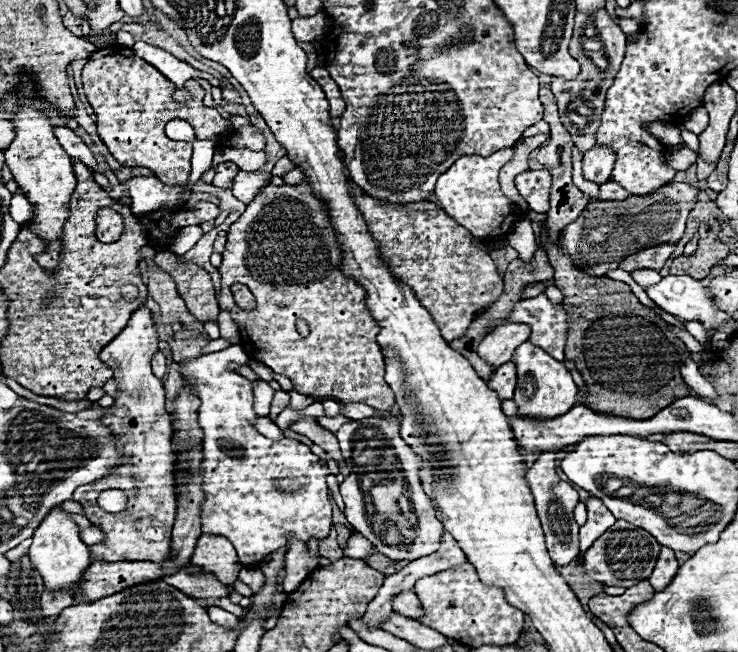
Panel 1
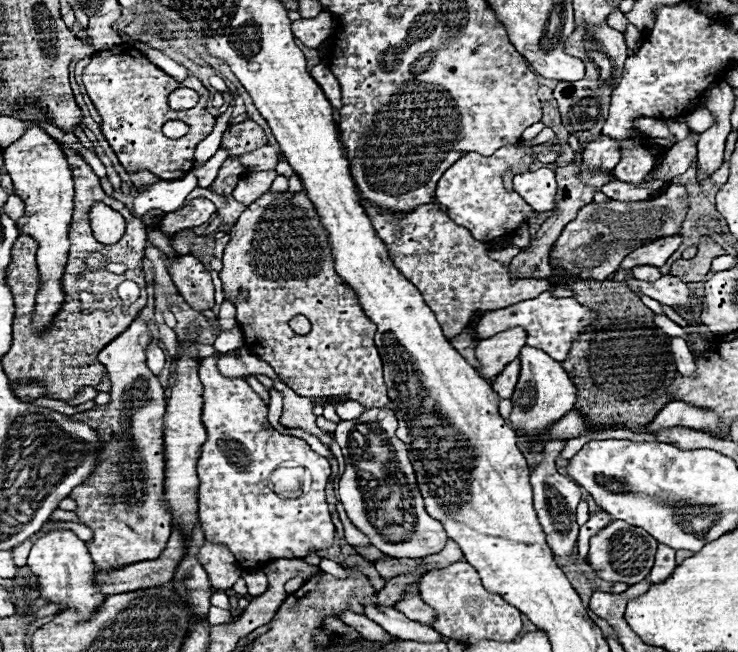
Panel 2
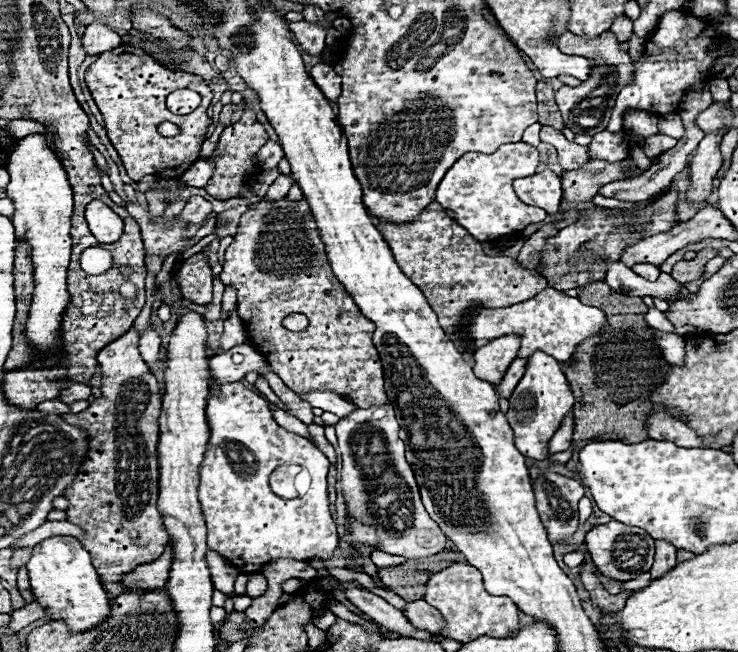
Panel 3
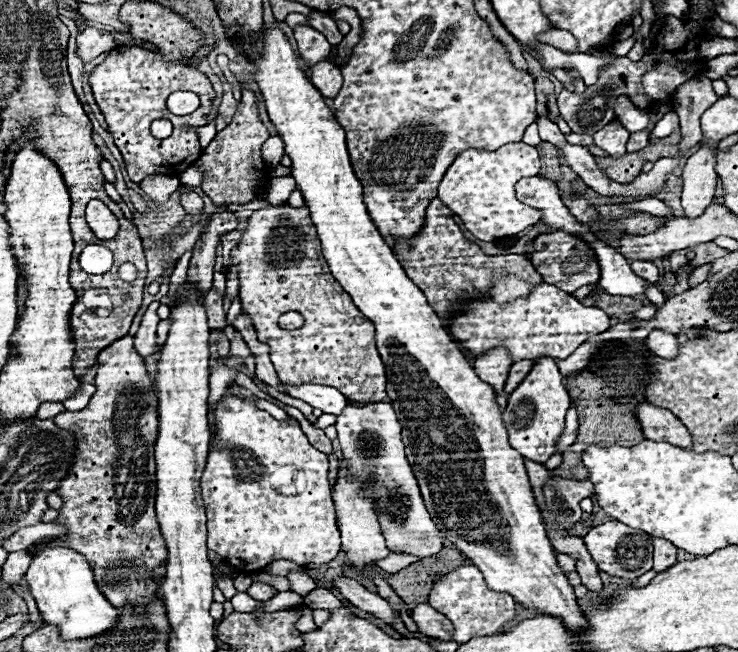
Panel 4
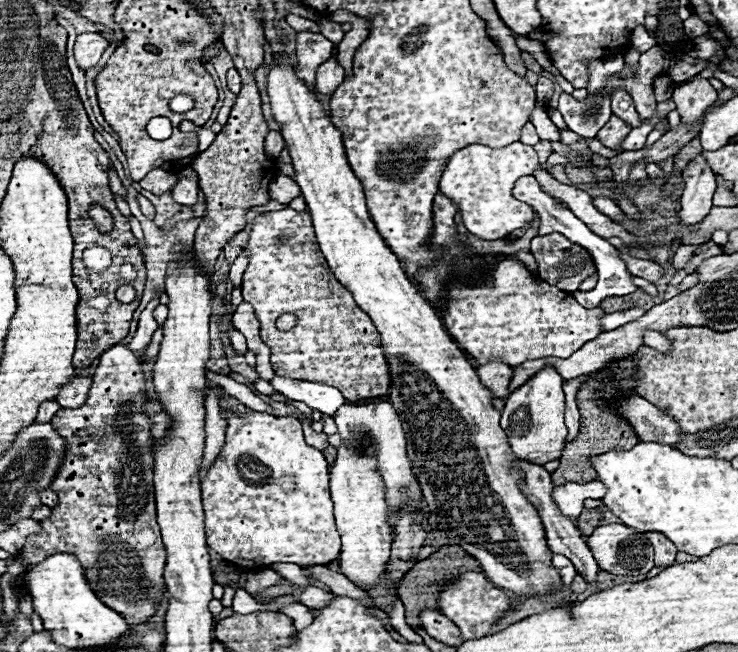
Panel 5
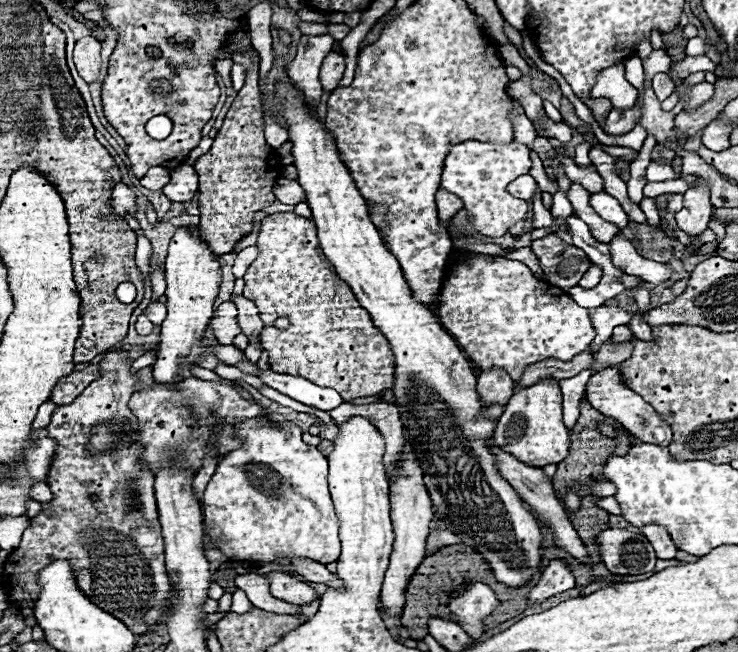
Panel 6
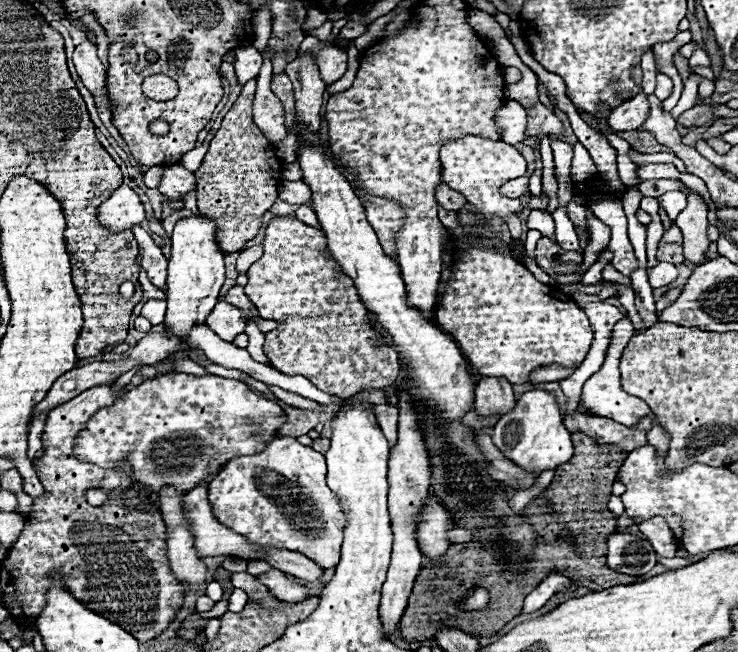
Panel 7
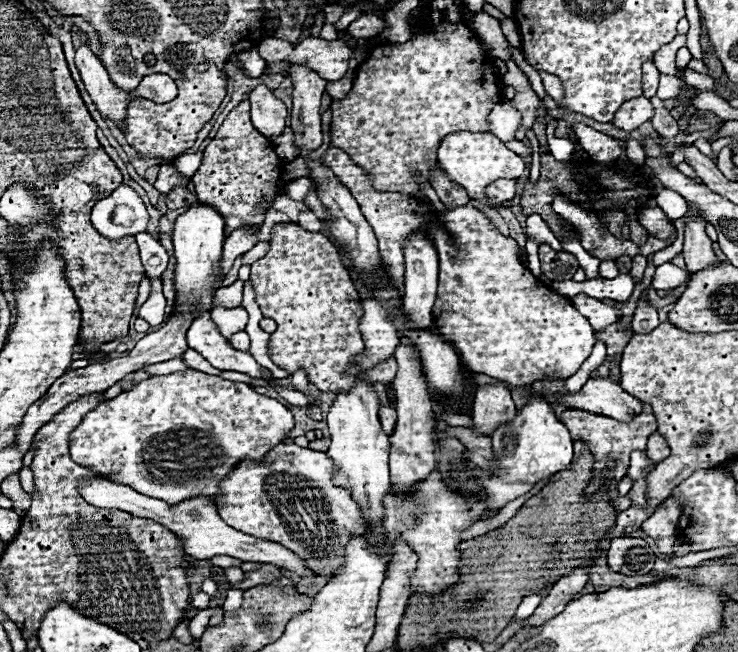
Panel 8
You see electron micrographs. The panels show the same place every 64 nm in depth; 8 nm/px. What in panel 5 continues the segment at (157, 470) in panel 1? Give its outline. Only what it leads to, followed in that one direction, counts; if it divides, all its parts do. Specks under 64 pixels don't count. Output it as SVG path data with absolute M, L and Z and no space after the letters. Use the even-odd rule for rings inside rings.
M126 344L108 348L100 356L86 402L80 408L60 408L50 422L52 428L68 440L68 456L64 456L60 476L52 482L52 490L58 494L58 506L52 508L50 518L40 520L40 532L28 536L24 548L16 554L26 572L40 560L52 556L52 552L72 552L74 556L80 556L84 576L88 576L88 584L96 588L96 596L100 596L108 608L120 612L128 624L144 624L144 620L150 620L164 596L162 574L166 550L156 522L154 458L148 434L152 422L142 414L142 404L146 402L144 398L148 398L148 394L144 388L140 358L136 358Z

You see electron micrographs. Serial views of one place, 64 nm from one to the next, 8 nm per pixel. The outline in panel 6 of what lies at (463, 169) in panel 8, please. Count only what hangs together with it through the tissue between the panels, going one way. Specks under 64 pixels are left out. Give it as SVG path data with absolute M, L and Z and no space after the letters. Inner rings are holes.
M466 140L450 148L444 160L442 188L460 196L468 210L468 220L484 236L504 236L504 232L518 220L524 220L528 202L518 200L506 192L506 186L530 170L530 148L524 144L490 144L480 140Z

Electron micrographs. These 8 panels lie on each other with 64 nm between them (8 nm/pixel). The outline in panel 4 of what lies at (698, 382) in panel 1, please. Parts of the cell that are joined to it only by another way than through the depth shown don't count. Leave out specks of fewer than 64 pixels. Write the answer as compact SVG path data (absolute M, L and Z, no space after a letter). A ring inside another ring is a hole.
M662 330L650 332L646 338L646 346L662 358L676 358L678 356L678 340L674 334L666 334Z

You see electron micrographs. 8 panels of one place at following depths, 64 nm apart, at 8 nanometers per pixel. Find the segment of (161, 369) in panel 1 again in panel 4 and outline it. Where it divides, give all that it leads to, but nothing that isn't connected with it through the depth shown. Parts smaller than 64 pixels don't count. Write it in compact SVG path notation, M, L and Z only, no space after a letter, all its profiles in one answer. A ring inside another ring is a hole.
M152 302L148 306L148 310L144 312L144 318L142 318L142 324L134 336L134 348L140 356L148 358L154 354L154 346L156 346L156 330L160 319L157 316L157 309L160 306L160 302Z

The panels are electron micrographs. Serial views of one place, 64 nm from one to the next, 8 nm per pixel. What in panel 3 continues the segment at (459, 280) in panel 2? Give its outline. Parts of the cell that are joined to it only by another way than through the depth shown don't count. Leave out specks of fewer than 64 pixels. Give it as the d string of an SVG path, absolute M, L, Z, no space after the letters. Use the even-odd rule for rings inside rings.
M432 202L428 204L422 214L416 218L416 222L408 226L394 226L394 224L380 224L380 232L386 238L386 242L392 248L392 254L396 262L400 264L402 272L424 292L428 304L432 310L438 314L440 326L448 332L454 334L460 328L462 318L466 316L466 310L472 306L486 306L486 308L504 308L512 306L516 302L528 300L536 296L540 290L544 290L546 278L540 276L538 272L532 272L528 268L522 268L522 264L514 256L488 256L482 252L482 246L464 230L460 228L440 204Z

